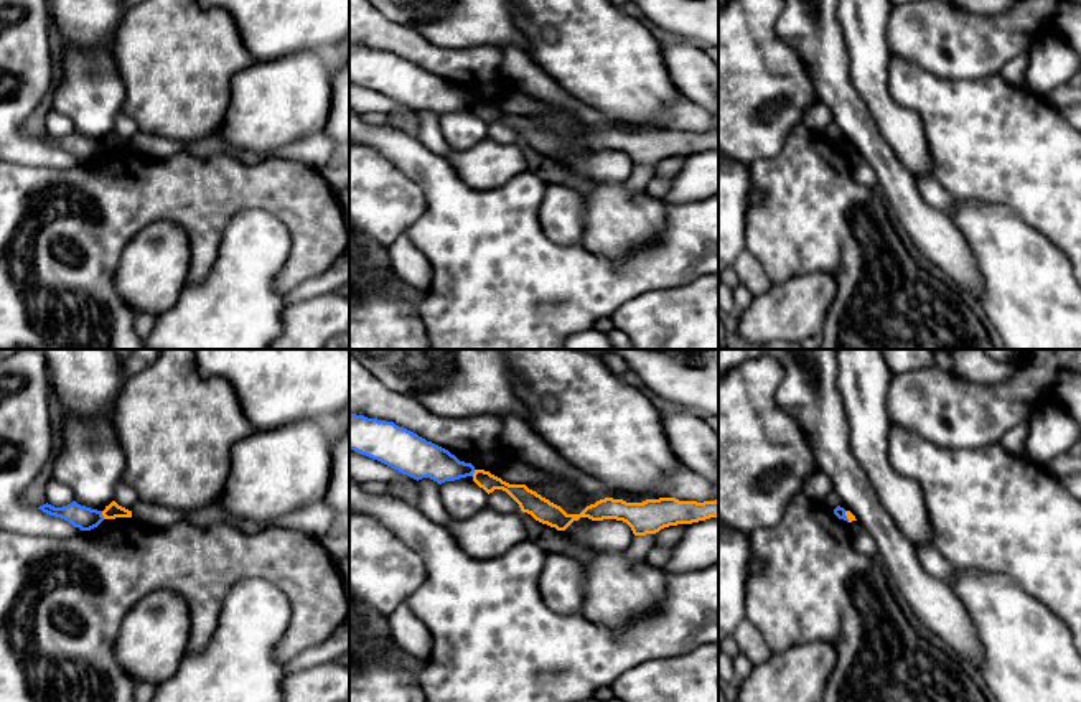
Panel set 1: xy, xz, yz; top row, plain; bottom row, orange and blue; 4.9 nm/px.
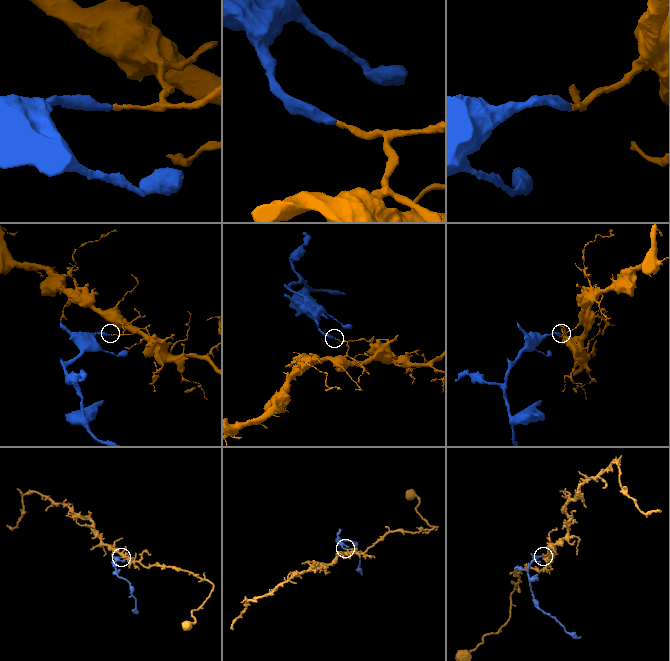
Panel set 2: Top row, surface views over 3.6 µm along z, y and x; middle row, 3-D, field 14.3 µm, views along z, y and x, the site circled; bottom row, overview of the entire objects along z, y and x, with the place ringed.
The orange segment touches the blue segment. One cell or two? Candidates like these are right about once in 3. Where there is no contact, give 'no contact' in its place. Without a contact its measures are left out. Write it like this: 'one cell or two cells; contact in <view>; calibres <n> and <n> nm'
two cells; contact in xy; calibres 70 and 110 nm

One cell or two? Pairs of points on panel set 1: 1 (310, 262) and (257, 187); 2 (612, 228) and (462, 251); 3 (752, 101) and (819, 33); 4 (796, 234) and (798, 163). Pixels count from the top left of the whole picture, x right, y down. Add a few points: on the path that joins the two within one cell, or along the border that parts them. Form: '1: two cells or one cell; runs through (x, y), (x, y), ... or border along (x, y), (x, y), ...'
1: one cell; runs through (310, 243), (310, 233), (277, 200)
2: two cells; border along (582, 243), (589, 249), (617, 261)
3: two cells; border along (776, 20), (776, 33), (803, 61), (813, 89)
4: one cell; runs through (798, 216), (798, 182)

